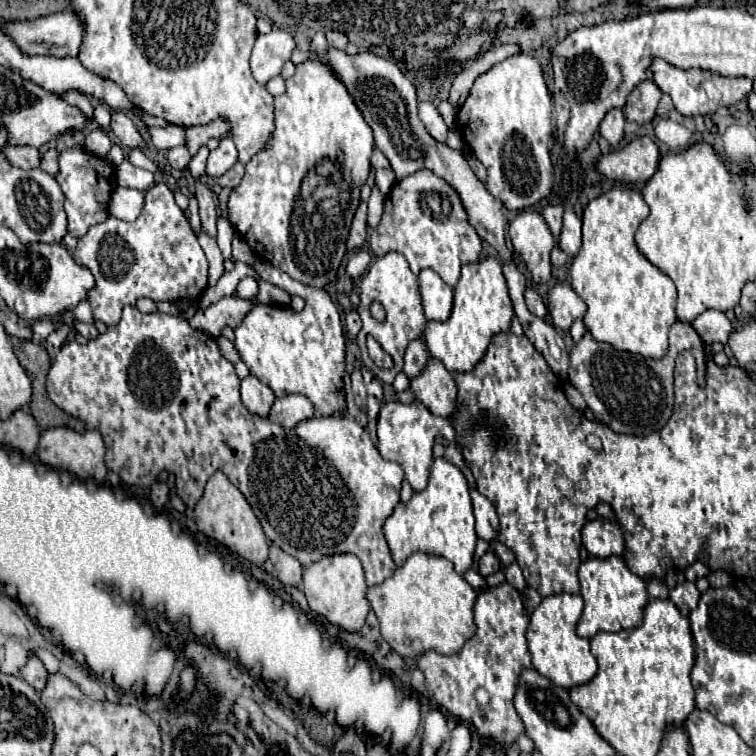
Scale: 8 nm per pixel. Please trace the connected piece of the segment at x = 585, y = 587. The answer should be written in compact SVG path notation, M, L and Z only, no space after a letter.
M590 557L580 565L578 581L580 581L580 595L584 599L584 611L576 625L576 633L580 637L590 639L600 631L620 631L640 625L644 605L648 603L646 585L640 577L636 577L636 573L628 569L622 557L608 557L608 559Z

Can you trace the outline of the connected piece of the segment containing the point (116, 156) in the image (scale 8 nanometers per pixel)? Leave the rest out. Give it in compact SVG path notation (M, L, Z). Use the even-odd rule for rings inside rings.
M112 145L112 149L104 155L104 161L108 161L112 167L118 167L124 161L124 153L120 145Z

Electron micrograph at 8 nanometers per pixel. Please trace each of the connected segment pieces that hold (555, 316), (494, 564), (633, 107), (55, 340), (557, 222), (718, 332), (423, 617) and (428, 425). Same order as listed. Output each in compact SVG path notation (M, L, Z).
M568 283L556 285L548 293L548 319L556 329L570 329L574 319L584 315L584 301L572 291Z
M486 551L484 553L484 557L480 559L480 569L478 569L478 573L482 575L482 577L486 577L486 575L492 575L492 573L498 573L502 567L500 567L500 561L498 561L498 557L494 555L494 551Z
M642 81L630 95L624 105L624 117L630 123L648 123L654 119L662 91L652 81Z
M63 324L60 328L58 328L55 332L50 334L46 338L46 342L52 344L53 346L60 346L66 341L69 333L70 333L69 325Z
M548 205L548 207L542 211L542 217L544 217L546 225L550 227L552 235L558 239L560 229L562 229L562 207L560 207L560 205Z
M706 311L692 321L692 327L702 337L704 343L728 343L734 327L722 311Z
M414 553L384 583L374 585L366 593L372 611L380 623L380 635L402 657L418 659L424 651L434 649L452 655L464 647L474 635L472 605L476 591L454 571L454 565L438 555Z
M396 401L382 405L378 415L378 451L386 461L396 461L404 469L406 481L414 491L426 489L426 481L432 465L432 443L436 435L442 435L448 441L456 443L454 427L448 423L448 419L432 415L424 405L418 403L402 405Z

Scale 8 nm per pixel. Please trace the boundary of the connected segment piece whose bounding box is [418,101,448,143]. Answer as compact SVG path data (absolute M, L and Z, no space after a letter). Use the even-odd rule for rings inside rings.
M420 101L418 103L418 113L420 113L420 119L426 127L426 131L440 143L446 141L446 133L448 133L448 127L442 119L442 115L438 113L436 105L432 101Z

